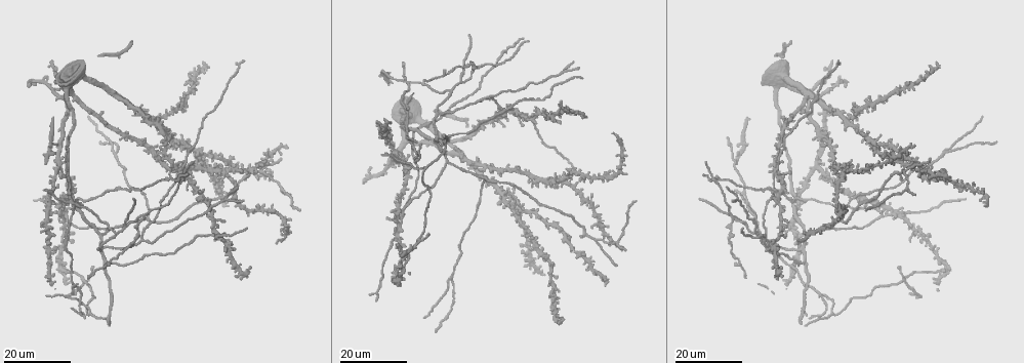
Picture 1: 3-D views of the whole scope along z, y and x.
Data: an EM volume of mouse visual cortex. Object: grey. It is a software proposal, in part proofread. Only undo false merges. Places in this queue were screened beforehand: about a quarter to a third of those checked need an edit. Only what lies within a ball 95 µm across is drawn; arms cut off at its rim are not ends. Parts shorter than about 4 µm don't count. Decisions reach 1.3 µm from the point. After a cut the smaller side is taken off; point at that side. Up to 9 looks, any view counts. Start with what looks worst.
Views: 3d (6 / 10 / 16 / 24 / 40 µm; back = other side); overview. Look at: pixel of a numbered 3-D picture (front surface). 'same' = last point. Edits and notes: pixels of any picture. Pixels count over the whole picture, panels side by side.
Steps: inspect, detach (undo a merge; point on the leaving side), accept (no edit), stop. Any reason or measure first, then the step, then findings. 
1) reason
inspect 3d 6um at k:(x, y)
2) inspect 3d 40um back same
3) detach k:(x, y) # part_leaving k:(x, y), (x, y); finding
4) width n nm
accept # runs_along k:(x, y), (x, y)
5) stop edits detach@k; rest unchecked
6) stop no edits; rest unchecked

four arms meet
inspect 3d 16um at 1:(71, 205)

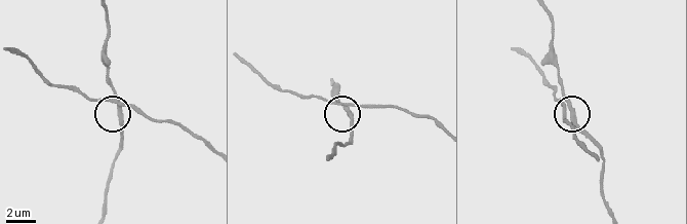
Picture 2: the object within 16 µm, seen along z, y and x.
inspect 3d 6um at 2:(568, 105)

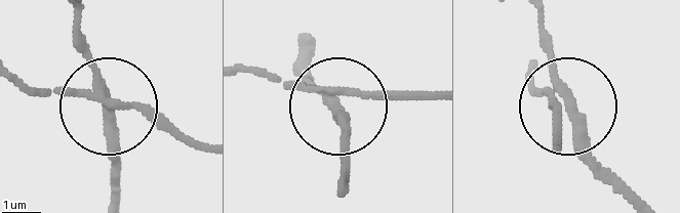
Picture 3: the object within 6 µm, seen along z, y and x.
arms 4
accept # runs_along 3:(199, 145), (114, 103), (72, 9); all the same neuron

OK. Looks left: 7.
four-way junction
inspect 3d 16um at 1:(83, 282)

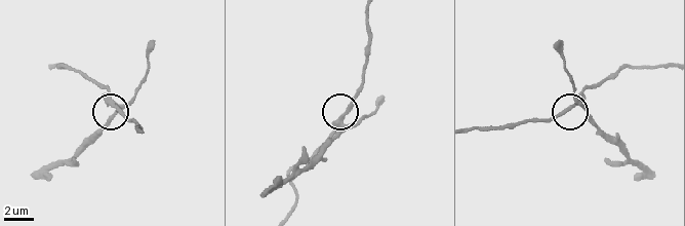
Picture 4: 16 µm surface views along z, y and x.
zoom in
inspect 3d 6um at 4:(339, 121)

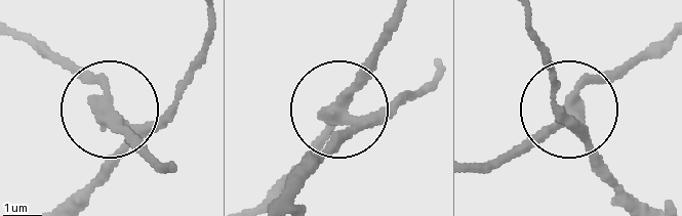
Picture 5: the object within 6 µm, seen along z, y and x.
inspect 3d 6um back at 5:(340, 106)

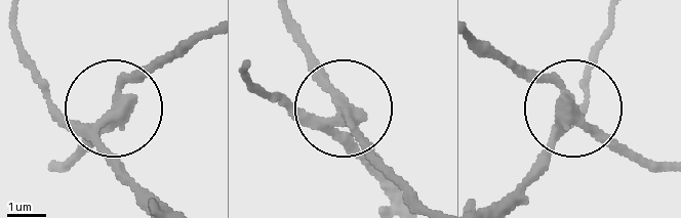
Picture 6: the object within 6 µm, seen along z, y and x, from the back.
width 310 nm
detach 6:(112, 160) # part_leaving 6:(564, 116), (495, 201); a second neuron is stuck on

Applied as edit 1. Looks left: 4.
three arms meet
inspect 3d 24um at 1:(181, 170)

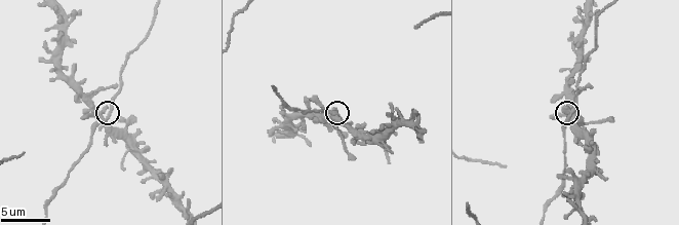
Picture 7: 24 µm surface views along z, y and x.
inspect 3d 10um at 7:(570, 112)

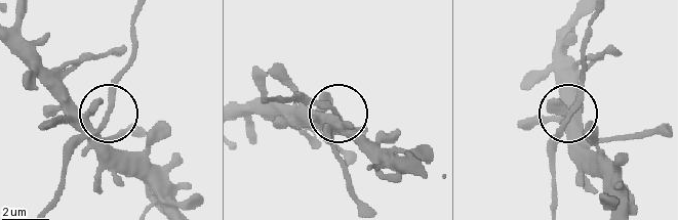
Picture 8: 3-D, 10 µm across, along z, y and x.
arms 3
accept # one neuron here

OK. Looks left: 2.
two arms in line, one across
inspect 3d 16um at 1:(944, 153)

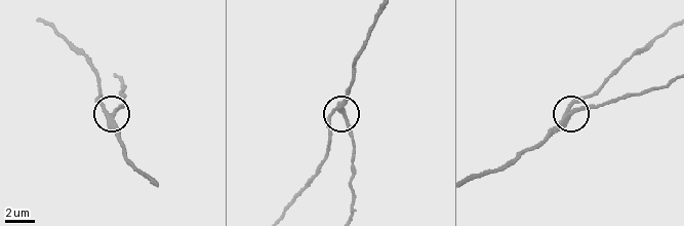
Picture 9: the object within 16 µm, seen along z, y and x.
closer look
inspect 3d 10um at 9:(108, 112)

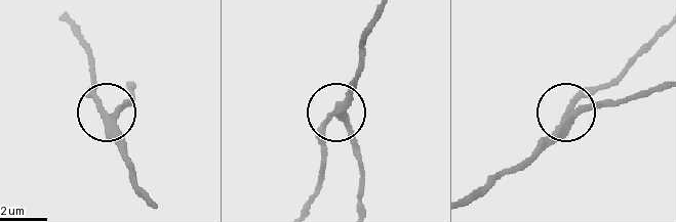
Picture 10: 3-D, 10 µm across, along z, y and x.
arms 3
accept # continuous, no second neuron

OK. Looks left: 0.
stop edits detach@6; rest unchecked

